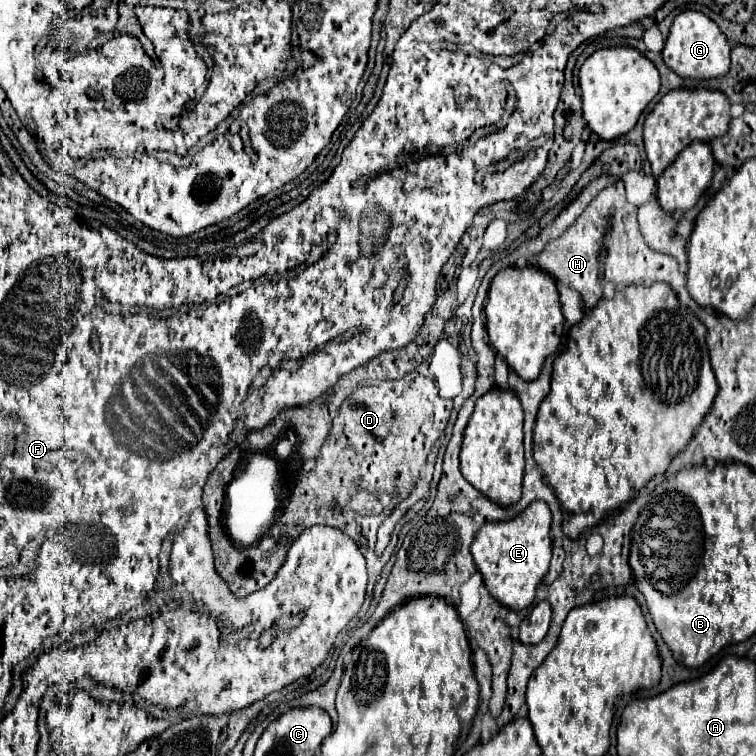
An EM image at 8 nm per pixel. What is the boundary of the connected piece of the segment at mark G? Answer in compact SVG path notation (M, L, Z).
M685 10L673 20L661 54L665 64L681 78L695 78L695 80L719 78L725 76L731 66L729 60L731 48L727 44L727 38L723 36L723 32L719 32L719 26L713 20L695 10Z

